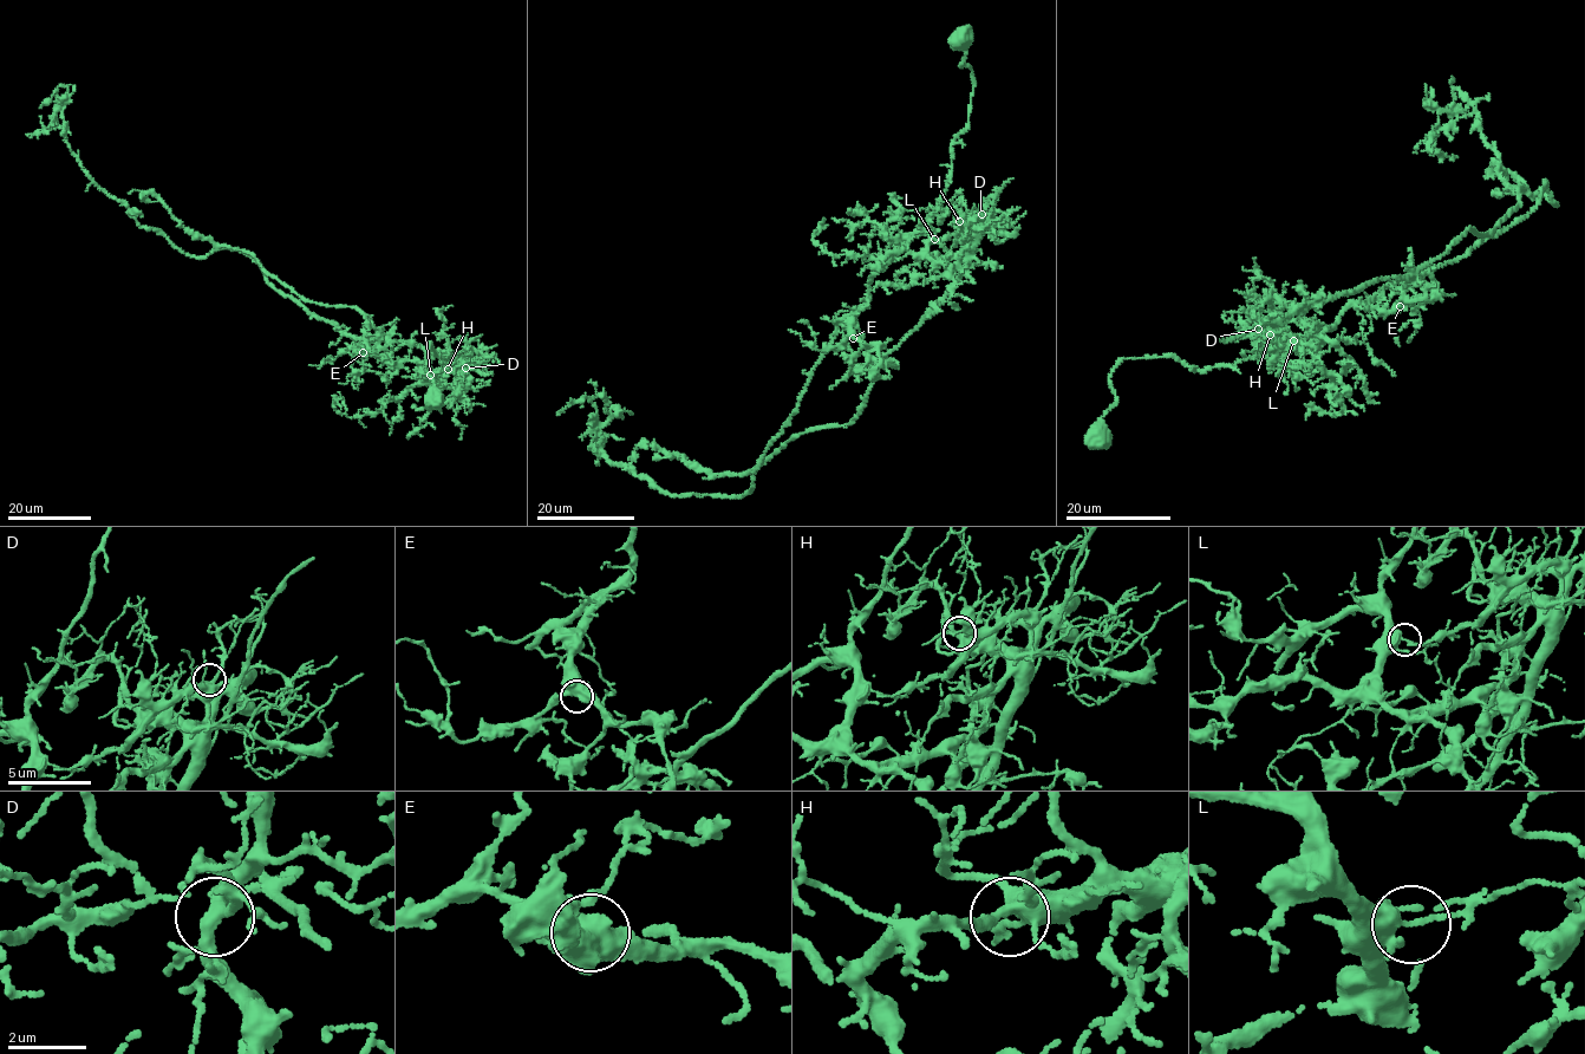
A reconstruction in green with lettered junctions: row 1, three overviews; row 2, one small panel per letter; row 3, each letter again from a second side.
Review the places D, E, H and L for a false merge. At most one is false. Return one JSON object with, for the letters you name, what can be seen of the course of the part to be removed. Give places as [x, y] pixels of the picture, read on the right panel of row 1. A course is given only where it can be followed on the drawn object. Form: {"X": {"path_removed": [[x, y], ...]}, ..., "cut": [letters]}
{"L": {"path_removed": [[1293, 340], [1274, 321], [1407, 277], [1471, 229], [1489, 235], [1526, 193], [1498, 166], [1485, 177]]}, "cut": ["L"]}

